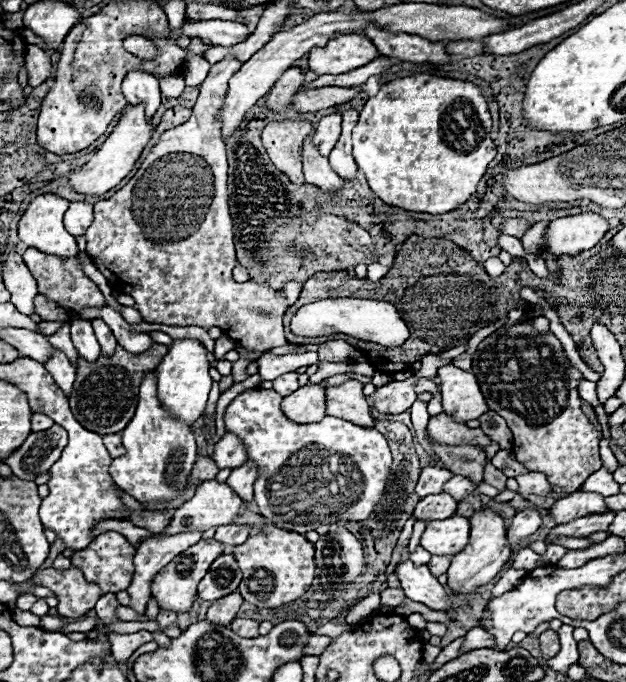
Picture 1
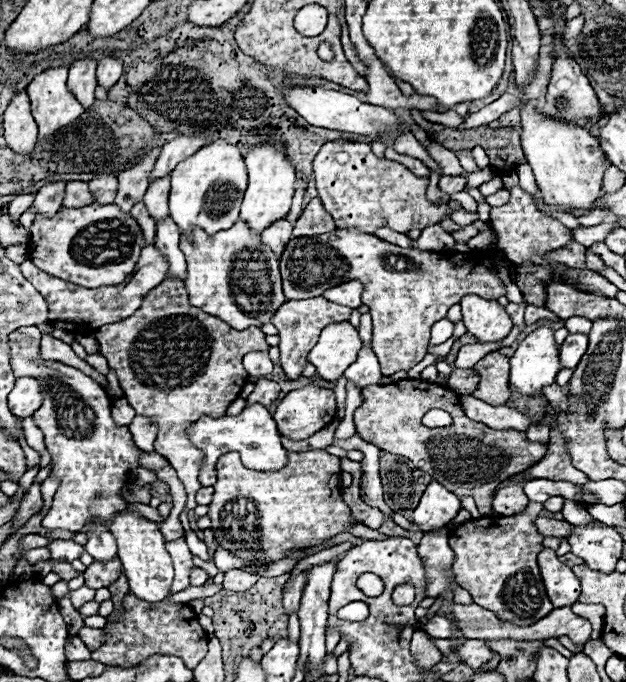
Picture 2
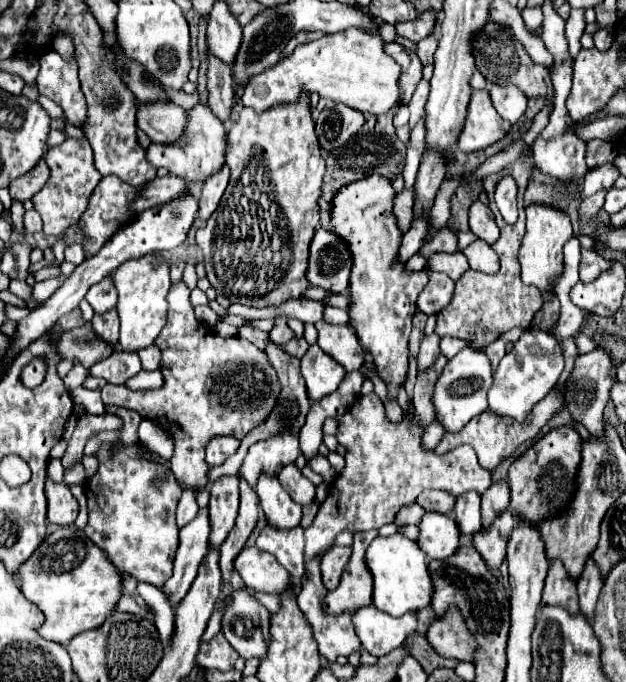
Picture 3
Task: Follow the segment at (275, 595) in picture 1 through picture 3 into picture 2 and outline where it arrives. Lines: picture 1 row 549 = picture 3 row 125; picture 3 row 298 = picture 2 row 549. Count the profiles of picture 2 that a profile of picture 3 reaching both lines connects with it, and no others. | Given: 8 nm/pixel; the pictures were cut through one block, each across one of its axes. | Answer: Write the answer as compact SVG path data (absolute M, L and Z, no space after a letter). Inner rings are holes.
M308 450L308 452L288 452L288 466L278 472L258 472L248 470L242 466L240 456L236 452L224 454L218 464L218 482L214 484L214 500L210 506L210 520L212 530L222 530L224 540L232 546L230 552L248 560L250 564L266 564L270 560L286 558L288 550L296 548L298 544L320 544L340 532L346 532L346 526L356 522L342 502L342 488L340 488L340 458L328 454L326 450Z

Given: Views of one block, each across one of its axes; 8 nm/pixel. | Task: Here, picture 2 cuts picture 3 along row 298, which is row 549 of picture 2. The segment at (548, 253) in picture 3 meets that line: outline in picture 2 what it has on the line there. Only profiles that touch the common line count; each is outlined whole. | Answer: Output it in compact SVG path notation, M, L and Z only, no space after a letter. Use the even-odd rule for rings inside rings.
M544 548L538 558L540 574L548 592L548 598L554 606L572 606L580 596L580 582L572 570L562 564L554 550Z

